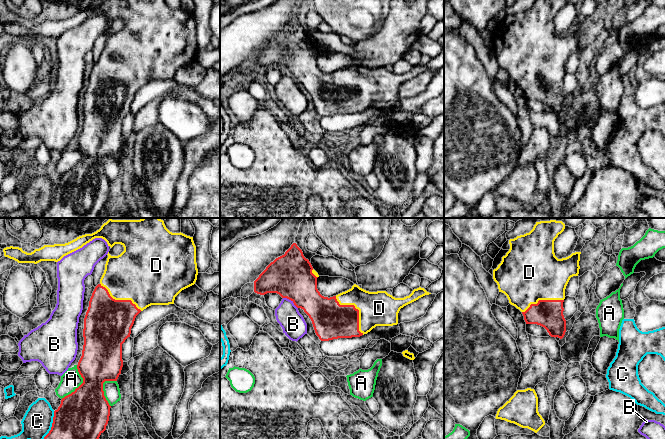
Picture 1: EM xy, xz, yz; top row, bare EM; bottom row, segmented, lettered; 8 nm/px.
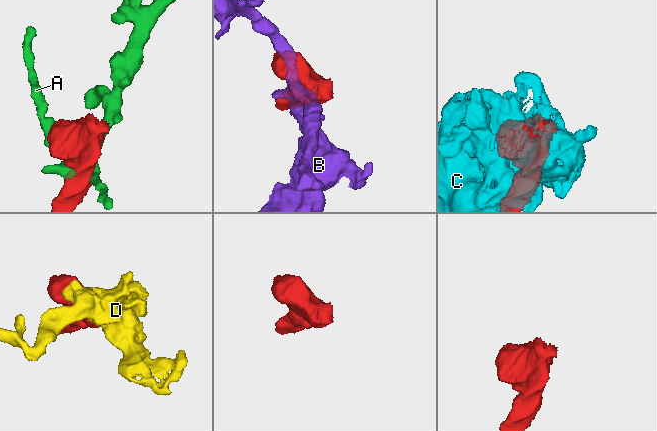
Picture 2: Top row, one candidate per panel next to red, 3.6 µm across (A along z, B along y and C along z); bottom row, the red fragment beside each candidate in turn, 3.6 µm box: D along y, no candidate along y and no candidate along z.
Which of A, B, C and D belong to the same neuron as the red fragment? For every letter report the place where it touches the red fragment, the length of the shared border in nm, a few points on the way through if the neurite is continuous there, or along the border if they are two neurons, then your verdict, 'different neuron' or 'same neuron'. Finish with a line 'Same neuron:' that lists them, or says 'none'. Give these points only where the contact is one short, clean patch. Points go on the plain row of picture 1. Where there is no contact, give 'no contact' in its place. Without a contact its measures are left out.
A: contact xy (81, 160); length 300 nm; different neuron
B: contact xz (291, 76); length 150 nm; border xz (283, 73), (290, 76), (297, 84); different neuron
C: contact xy (52, 202); length 280 nm; different neuron
D: contact xz (357, 85); length 380 nm; same neuron
Same neuron: D

